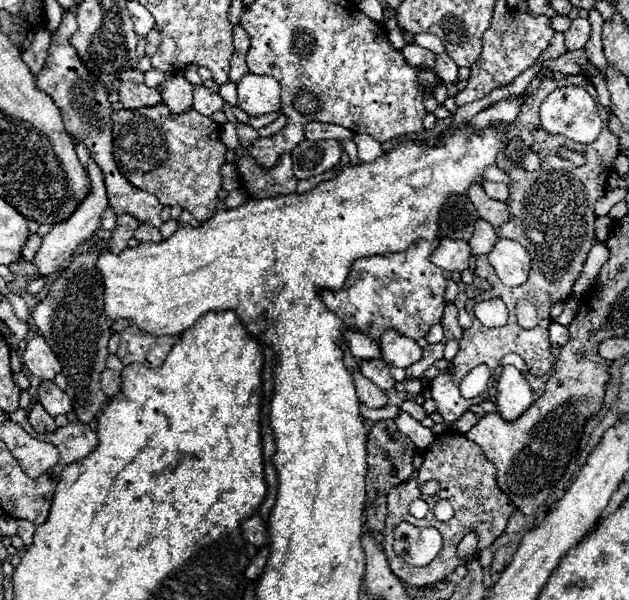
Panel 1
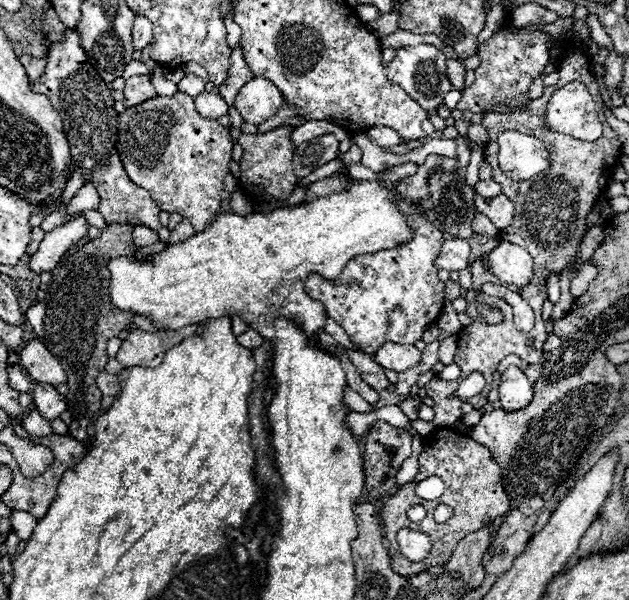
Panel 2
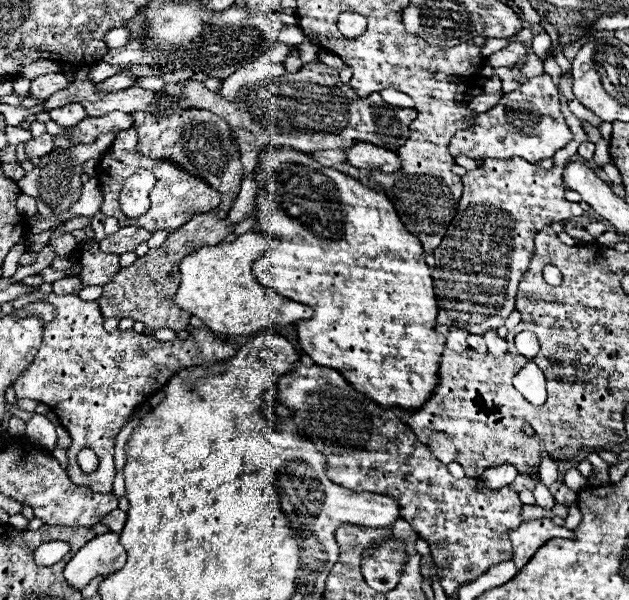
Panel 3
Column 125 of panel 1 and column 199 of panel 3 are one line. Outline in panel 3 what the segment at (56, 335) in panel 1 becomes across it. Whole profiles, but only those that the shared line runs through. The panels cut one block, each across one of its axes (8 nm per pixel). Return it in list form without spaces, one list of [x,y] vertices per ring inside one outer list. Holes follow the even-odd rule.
[[[204,212],[194,216],[188,224],[180,226],[176,232],[168,236],[168,240],[160,248],[150,248],[146,256],[136,258],[136,262],[128,268],[120,268],[114,280],[104,284],[104,292],[98,300],[104,318],[134,318],[138,322],[144,322],[146,328],[158,330],[158,328],[170,328],[170,330],[188,330],[190,324],[190,312],[180,310],[174,304],[174,294],[180,284],[180,260],[188,254],[194,254],[202,246],[214,246],[224,236],[232,232],[234,226],[230,226],[226,220],[218,220],[216,212]]]

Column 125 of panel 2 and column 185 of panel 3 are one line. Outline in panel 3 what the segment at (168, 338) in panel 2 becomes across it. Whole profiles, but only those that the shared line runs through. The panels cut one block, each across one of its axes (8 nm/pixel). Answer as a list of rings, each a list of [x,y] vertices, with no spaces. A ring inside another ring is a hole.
[[[46,294],[42,296],[44,302],[50,302],[56,306],[56,318],[50,324],[44,324],[44,336],[42,344],[38,348],[38,354],[30,368],[22,372],[22,376],[12,384],[16,398],[30,398],[42,404],[48,404],[52,412],[58,414],[60,424],[68,430],[72,438],[72,446],[66,450],[70,458],[68,476],[78,486],[88,486],[94,492],[110,494],[112,492],[112,480],[114,480],[114,442],[120,432],[120,428],[126,424],[130,414],[136,412],[136,408],[146,402],[148,396],[158,392],[178,370],[188,366],[200,366],[206,362],[216,362],[222,358],[230,358],[236,354],[236,346],[228,344],[224,340],[214,338],[206,329],[195,328],[186,340],[170,340],[160,342],[146,334],[130,334],[130,330],[104,330],[104,316],[100,314],[100,306],[96,302],[80,300],[76,294]],[[82,448],[90,448],[98,456],[98,468],[92,474],[82,472],[82,468],[76,462],[76,456]]]

